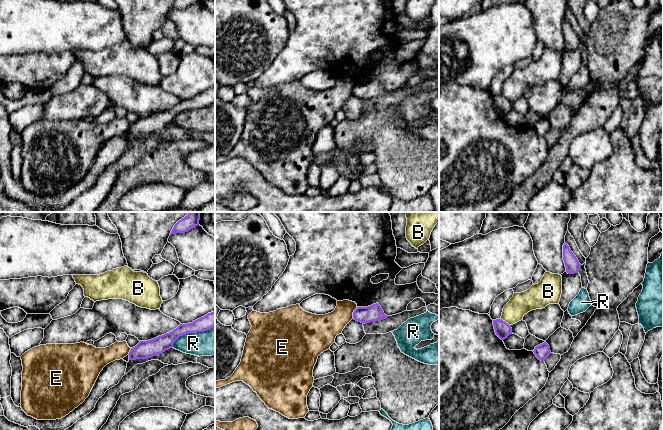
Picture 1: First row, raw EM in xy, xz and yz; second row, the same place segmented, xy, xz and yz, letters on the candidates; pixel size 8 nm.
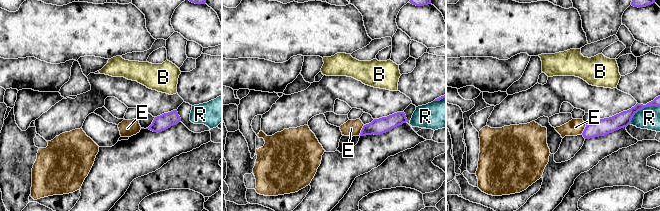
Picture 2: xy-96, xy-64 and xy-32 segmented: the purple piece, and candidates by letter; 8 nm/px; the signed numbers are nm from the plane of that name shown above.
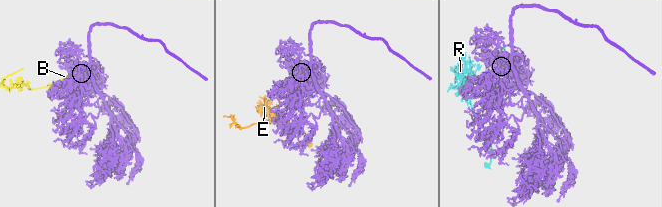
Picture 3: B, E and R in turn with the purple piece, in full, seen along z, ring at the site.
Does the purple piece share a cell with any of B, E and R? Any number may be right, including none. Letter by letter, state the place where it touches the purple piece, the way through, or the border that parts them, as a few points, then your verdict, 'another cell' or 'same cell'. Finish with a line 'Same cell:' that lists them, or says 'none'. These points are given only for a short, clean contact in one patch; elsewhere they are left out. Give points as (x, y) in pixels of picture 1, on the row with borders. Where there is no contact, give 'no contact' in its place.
B: contact yz (505, 322); another cell
E: contact xz (353, 313); another cell
R: contact xy (192, 332); another cell
Same cell: none

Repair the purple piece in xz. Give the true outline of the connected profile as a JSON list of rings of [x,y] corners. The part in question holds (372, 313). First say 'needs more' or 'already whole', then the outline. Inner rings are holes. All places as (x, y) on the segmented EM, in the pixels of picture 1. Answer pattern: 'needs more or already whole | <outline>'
already whole | [[[378,303],[368,307],[357,307],[353,312],[353,319],[363,324],[383,320],[387,317]]]

